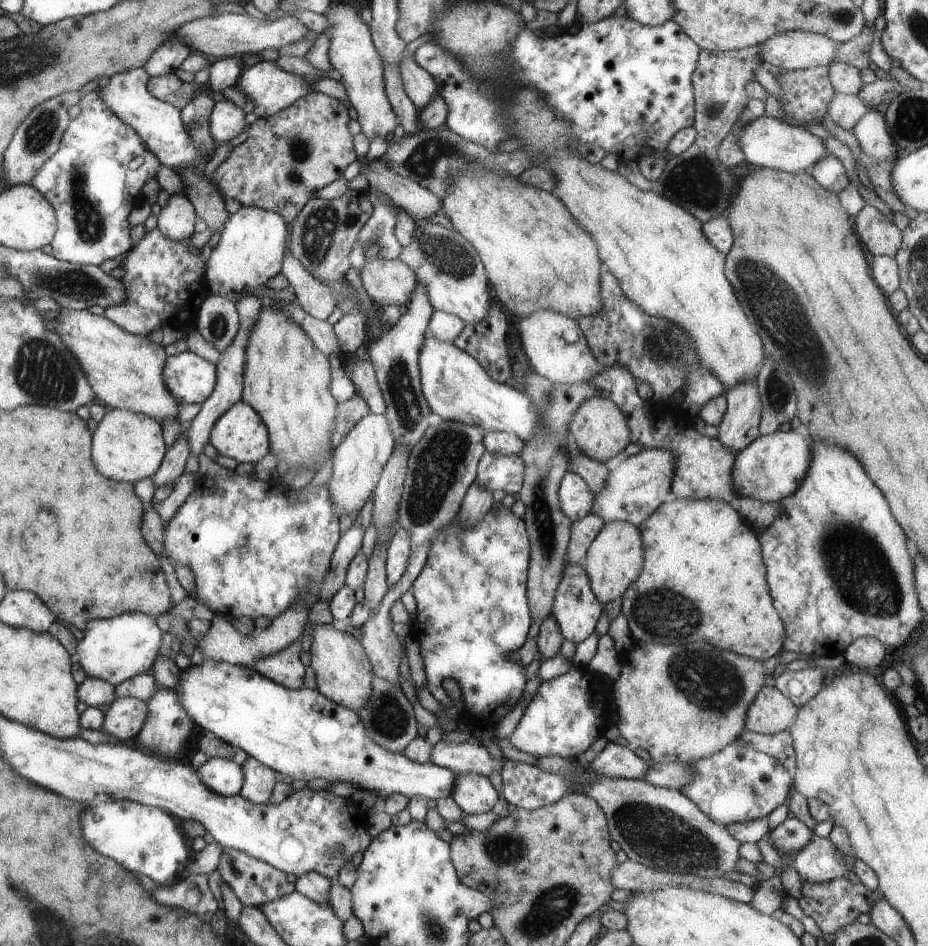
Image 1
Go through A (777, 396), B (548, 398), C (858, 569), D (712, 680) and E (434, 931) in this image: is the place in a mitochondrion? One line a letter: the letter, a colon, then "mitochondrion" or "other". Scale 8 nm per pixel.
A: mitochondrion
B: mitochondrion
C: mitochondrion
D: mitochondrion
E: mitochondrion

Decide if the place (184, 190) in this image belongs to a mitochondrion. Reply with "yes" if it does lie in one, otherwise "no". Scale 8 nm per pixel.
no

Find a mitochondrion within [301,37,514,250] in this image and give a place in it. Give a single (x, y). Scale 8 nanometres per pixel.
(423, 162)

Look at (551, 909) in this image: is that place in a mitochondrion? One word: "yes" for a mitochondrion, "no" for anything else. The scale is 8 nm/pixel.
yes

